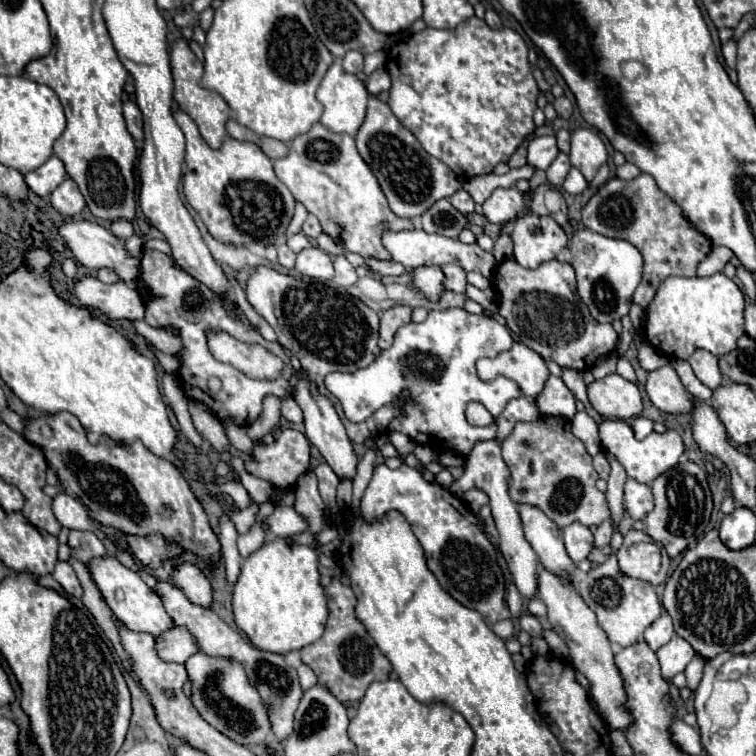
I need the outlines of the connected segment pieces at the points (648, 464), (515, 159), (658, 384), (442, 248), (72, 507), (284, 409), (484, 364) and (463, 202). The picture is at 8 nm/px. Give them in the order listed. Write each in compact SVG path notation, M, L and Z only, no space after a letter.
M607 420L599 426L599 436L601 436L601 446L605 452L613 452L617 460L623 464L627 476L635 478L637 482L651 484L657 476L667 472L671 466L675 466L685 450L681 436L675 430L667 430L665 434L651 432L647 438L637 440L633 434L633 428L623 422L623 420Z
M527 138L527 140L515 150L515 154L509 158L507 164L509 164L511 168L519 168L519 166L523 166L523 164L527 162L527 142L529 142L529 138Z
M665 364L647 376L647 396L651 402L667 414L691 414L693 396L683 386L679 374L671 364Z
M421 228L401 230L401 232L389 232L389 230L385 230L381 238L383 238L385 250L389 252L391 260L401 262L409 270L411 268L417 268L417 266L423 266L423 264L429 264L429 266L445 266L449 262L457 262L467 272L475 270L475 272L481 272L485 278L491 280L493 274L495 274L495 268L497 268L497 262L495 262L493 254L481 250L477 244L463 244L459 240L449 240L447 236L433 236L433 234L427 234Z
M59 492L53 498L53 514L59 520L59 524L69 530L102 532L96 522L89 518L85 506L75 498L67 496L65 492Z
M287 396L287 398L281 400L281 416L283 416L285 420L293 422L293 424L299 424L299 422L303 420L301 408L297 406L297 402L295 402L291 396Z
M513 342L513 348L509 352L499 352L495 358L479 358L477 364L477 376L485 382L495 380L497 376L509 376L519 384L523 394L535 398L549 376L549 368L537 352L531 348L525 348L521 342Z
M459 190L459 192L455 192L451 198L451 204L461 212L461 214L471 214L473 210L475 210L475 202L471 200L471 196L465 192L465 190Z

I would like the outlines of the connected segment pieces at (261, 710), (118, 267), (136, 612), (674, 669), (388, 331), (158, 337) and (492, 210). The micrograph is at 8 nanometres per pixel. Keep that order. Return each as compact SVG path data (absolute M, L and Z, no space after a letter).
M199 652L185 662L185 668L187 668L189 680L193 682L191 702L197 708L197 712L203 716L203 720L207 720L221 734L225 734L227 738L243 746L259 746L269 740L271 726L267 720L265 706L257 690L247 682L247 676L241 664L225 658L211 658Z
M83 220L83 222L67 222L59 228L59 234L63 236L63 240L67 242L67 246L71 248L73 256L77 258L77 262L81 262L83 266L87 268L113 268L119 276L121 282L125 282L129 288L133 288L135 292L145 292L145 288L141 288L141 284L137 284L137 272L141 272L141 260L131 256L123 242L113 236L107 228L103 228L101 224L97 222L89 222L89 220Z
M101 556L97 560L89 560L87 570L89 570L93 582L97 584L101 596L105 598L107 606L111 608L111 612L129 630L133 630L133 632L149 632L149 634L157 636L163 630L167 630L167 628L173 626L173 620L165 612L161 598L139 578L137 572L133 572L131 568L125 568L115 556Z
M679 636L671 638L665 646L661 646L657 650L657 658L661 664L661 676L671 680L675 674L683 672L687 668L687 664L693 660L695 650L691 648L691 644Z
M393 306L381 312L381 328L379 328L379 348L387 350L393 344L395 332L411 322L411 308L409 306Z
M143 320L133 322L133 326L135 326L135 330L137 330L145 340L149 340L157 350L161 350L161 352L165 352L165 354L175 354L175 356L181 354L183 344L181 344L181 338L179 338L179 336L169 334L169 332L163 330L163 328L153 328L153 326L145 324Z
M497 188L485 202L485 218L493 224L505 224L515 220L525 210L523 194L517 188Z

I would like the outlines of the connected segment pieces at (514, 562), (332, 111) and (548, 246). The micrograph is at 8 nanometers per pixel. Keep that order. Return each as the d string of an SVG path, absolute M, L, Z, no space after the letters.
M481 440L473 446L473 450L469 452L469 456L465 458L465 472L463 476L453 482L451 490L455 492L455 496L463 496L463 492L471 490L471 488L479 488L489 496L489 506L499 530L499 550L503 554L503 558L507 560L507 566L513 574L513 582L519 588L519 592L527 598L531 598L537 592L537 554L533 552L531 544L525 540L523 534L523 524L517 512L517 504L511 500L509 496L509 466L503 462L501 458L501 444L497 444L497 440Z
M335 62L325 78L321 80L319 88L317 88L317 100L323 104L323 116L321 116L321 124L325 128L329 128L331 132L345 132L355 136L357 130L361 128L363 120L365 120L365 110L367 110L367 100L369 100L369 92L365 90L363 82L355 76L343 70L343 66L339 62Z
M533 212L515 220L511 240L515 244L515 260L525 268L537 268L553 260L567 246L567 236L553 216L537 216Z

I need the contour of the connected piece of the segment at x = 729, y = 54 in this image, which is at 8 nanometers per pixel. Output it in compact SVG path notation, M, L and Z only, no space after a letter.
M731 38L723 44L723 58L729 68L735 68L735 52L737 52L737 42Z

